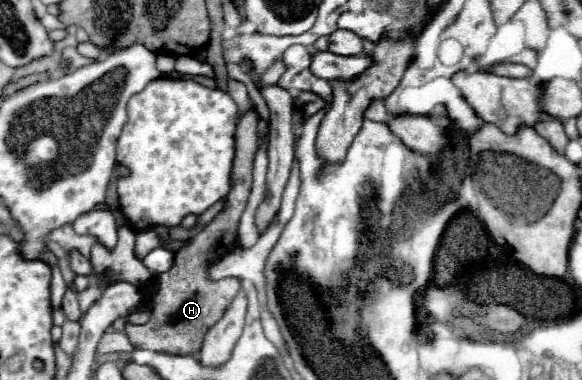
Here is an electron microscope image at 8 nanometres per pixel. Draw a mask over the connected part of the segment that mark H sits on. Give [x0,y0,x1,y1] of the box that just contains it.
[125,219,239,355]

